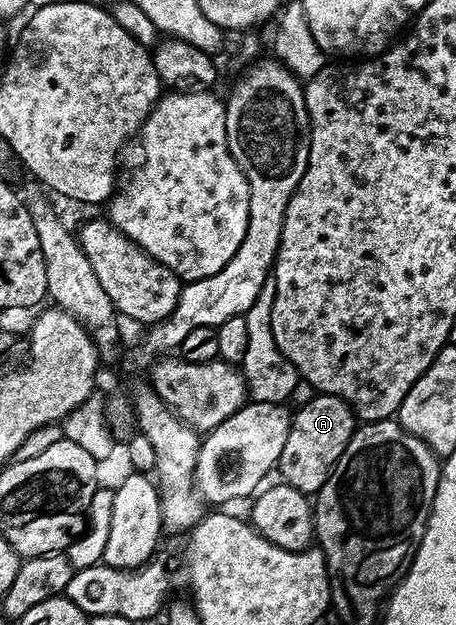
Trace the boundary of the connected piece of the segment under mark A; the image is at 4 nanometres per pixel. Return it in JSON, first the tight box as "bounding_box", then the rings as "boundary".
{"bounding_box":[278,393,357,496],"boundary":[[[316,393],[315,398],[311,398],[299,410],[295,410],[292,415],[289,435],[285,440],[285,445],[281,450],[279,457],[278,473],[281,472],[282,481],[291,487],[297,488],[301,493],[314,496],[325,484],[325,480],[329,476],[329,472],[337,464],[337,460],[341,456],[341,452],[345,452],[345,448],[349,444],[349,440],[354,436],[357,429],[357,419],[355,411],[343,401],[342,398],[333,396],[332,394]]]}

